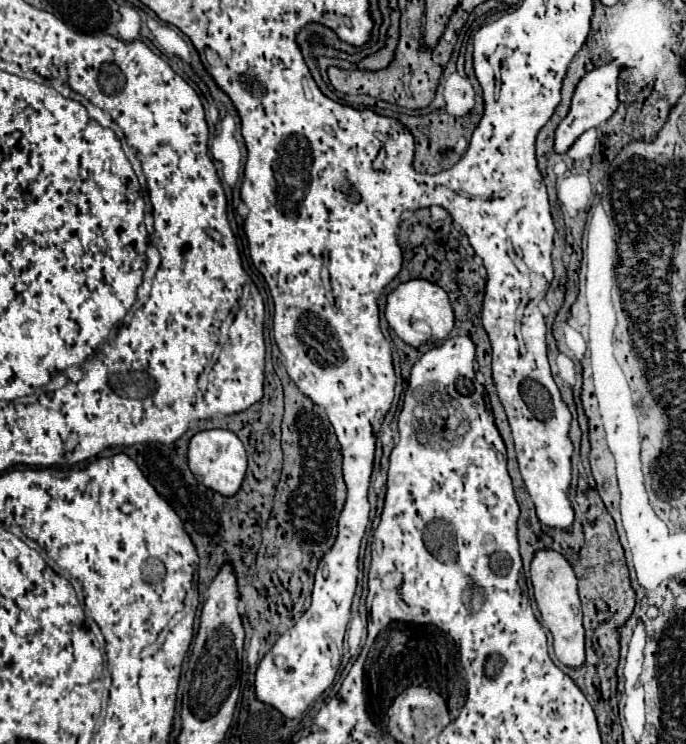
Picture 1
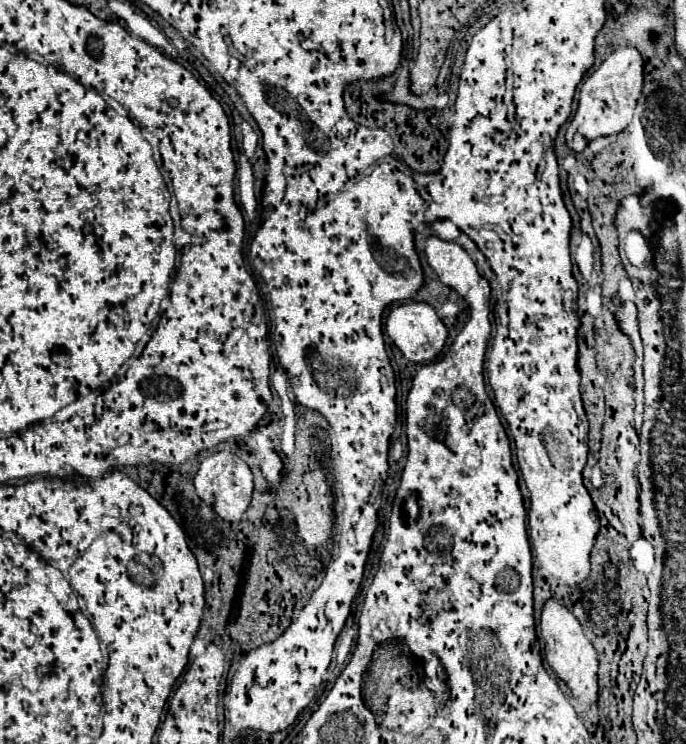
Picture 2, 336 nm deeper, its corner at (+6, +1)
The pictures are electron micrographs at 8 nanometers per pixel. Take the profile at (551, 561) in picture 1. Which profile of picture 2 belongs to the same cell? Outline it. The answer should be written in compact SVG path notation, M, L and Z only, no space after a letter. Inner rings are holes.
M549 599L543 603L541 609L541 623L539 623L541 638L545 644L543 655L555 675L567 683L571 693L583 703L595 703L597 699L597 651L587 641L581 623L573 617L573 613L563 607L561 603Z

